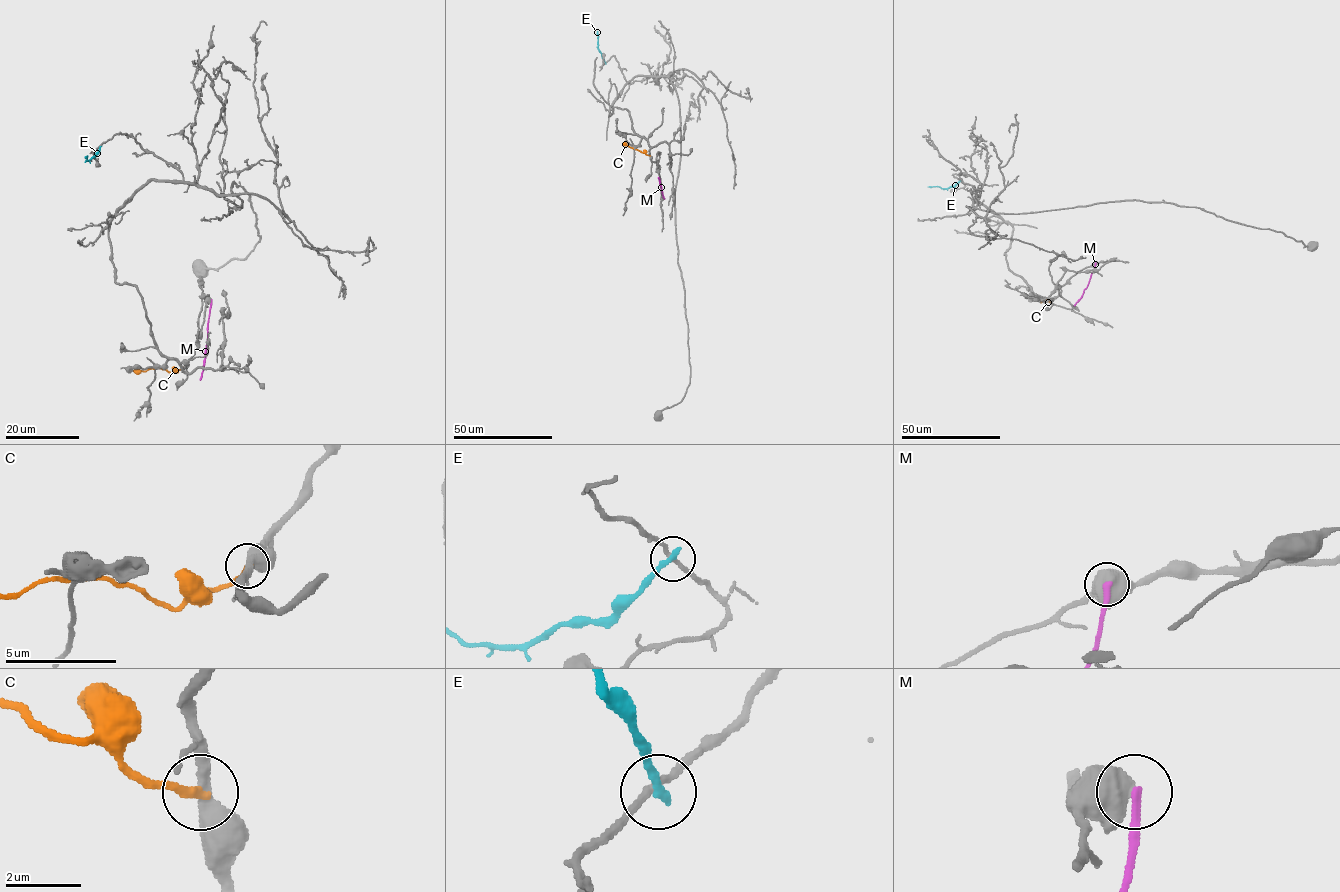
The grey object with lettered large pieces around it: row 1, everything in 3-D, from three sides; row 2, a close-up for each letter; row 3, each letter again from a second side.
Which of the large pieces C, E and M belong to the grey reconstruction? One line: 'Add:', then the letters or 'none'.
Add: none

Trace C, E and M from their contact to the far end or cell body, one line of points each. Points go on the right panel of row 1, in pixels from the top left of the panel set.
C: (1052, 298), (1050, 302), (1040, 301)
E: (960, 180), (945, 188), (928, 186)
M: (1095, 263), (1087, 287), (1074, 305)

